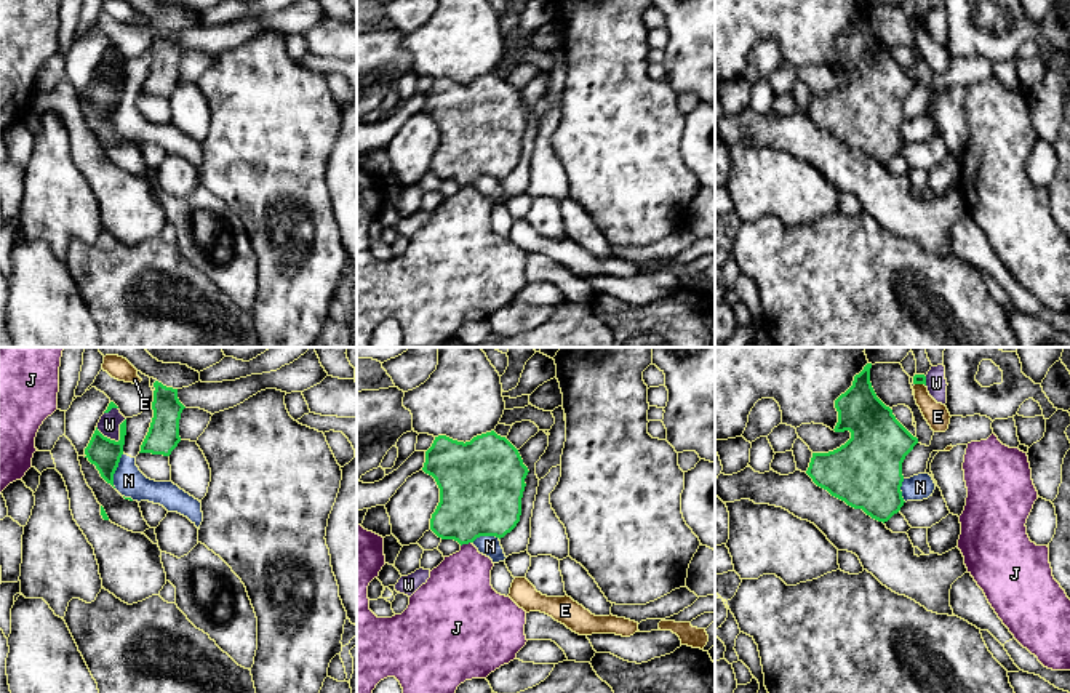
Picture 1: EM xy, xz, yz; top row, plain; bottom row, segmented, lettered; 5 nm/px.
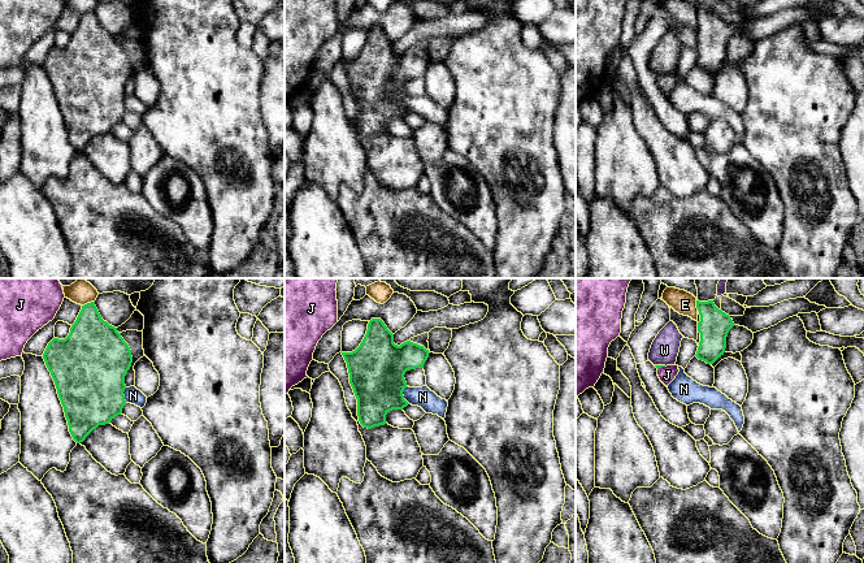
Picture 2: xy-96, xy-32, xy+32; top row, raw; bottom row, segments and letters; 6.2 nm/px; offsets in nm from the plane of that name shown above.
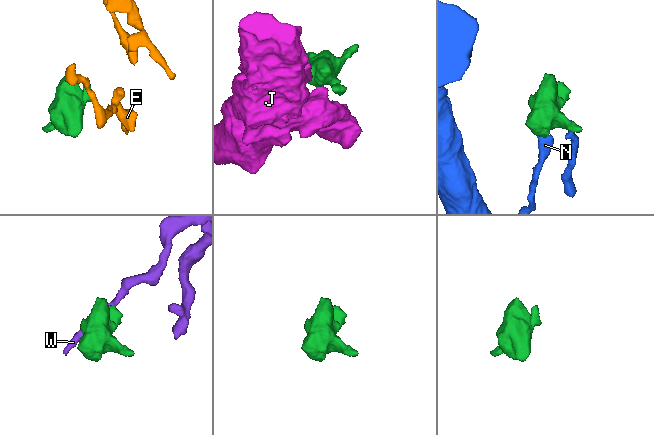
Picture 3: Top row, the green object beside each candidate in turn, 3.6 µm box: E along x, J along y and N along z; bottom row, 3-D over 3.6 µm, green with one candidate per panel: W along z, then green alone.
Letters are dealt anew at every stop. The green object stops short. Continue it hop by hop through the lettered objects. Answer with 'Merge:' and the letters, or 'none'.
Merge: none

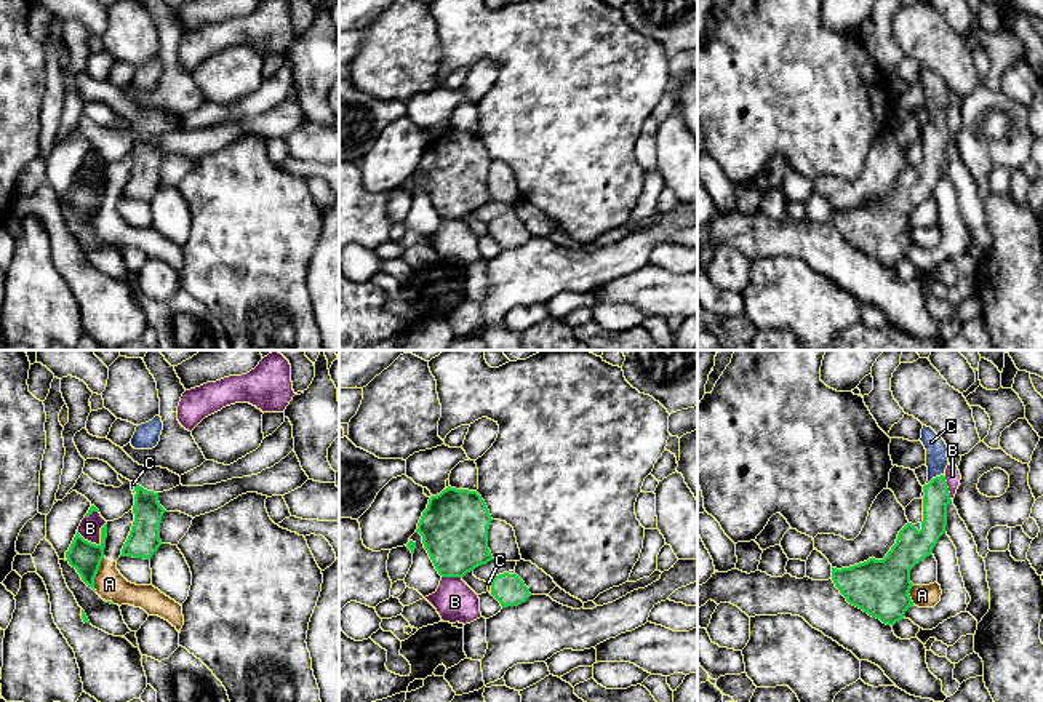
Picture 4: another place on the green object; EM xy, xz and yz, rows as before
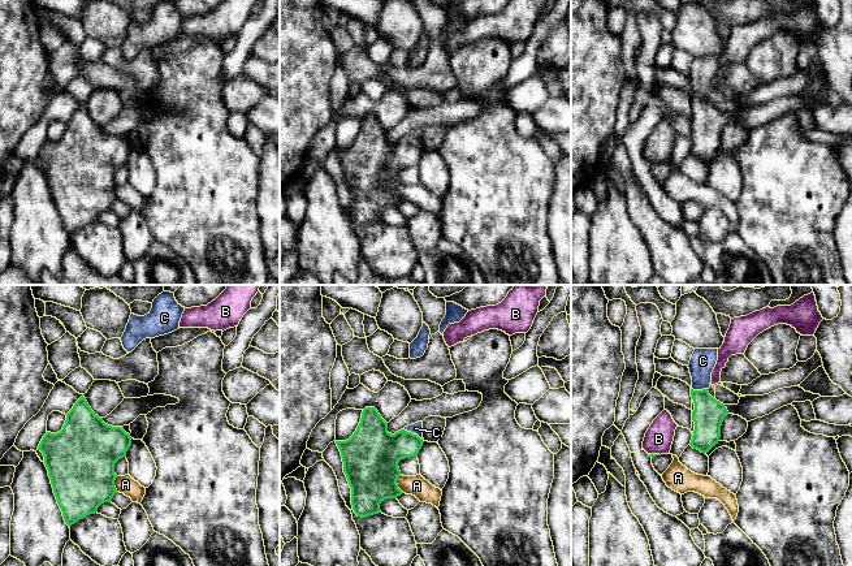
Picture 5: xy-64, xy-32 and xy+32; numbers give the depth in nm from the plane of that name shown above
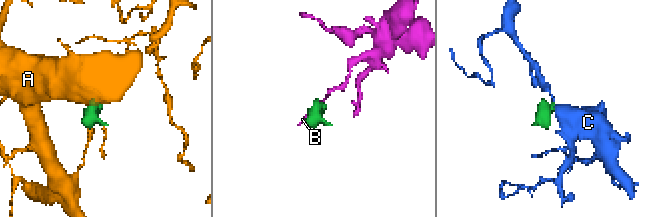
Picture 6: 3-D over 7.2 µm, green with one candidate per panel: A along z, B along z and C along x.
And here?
Merge: C

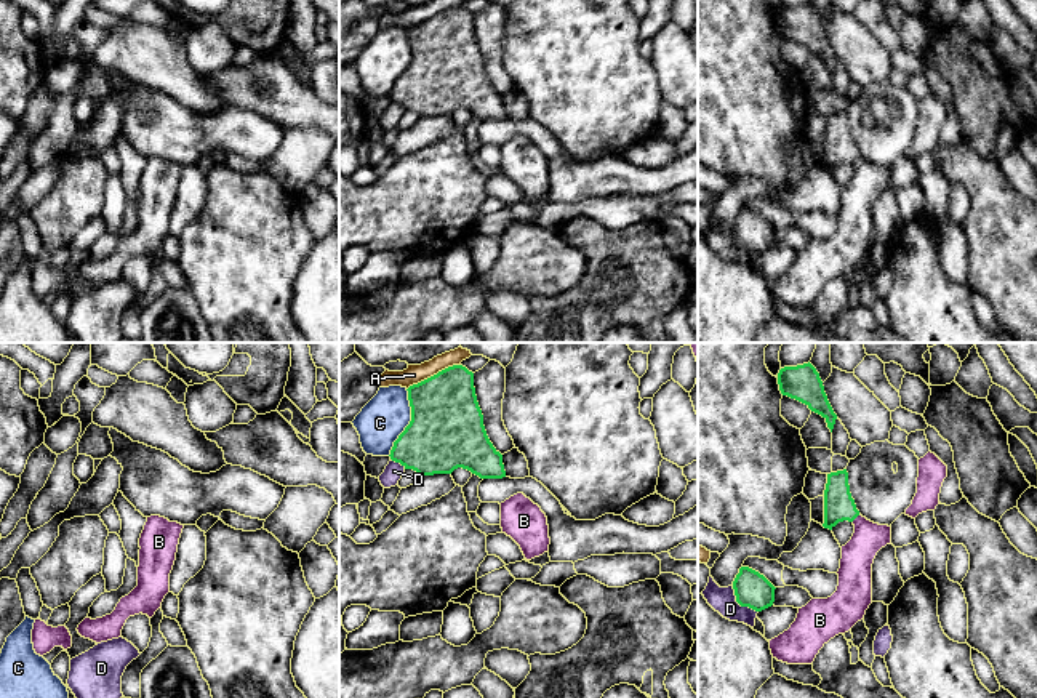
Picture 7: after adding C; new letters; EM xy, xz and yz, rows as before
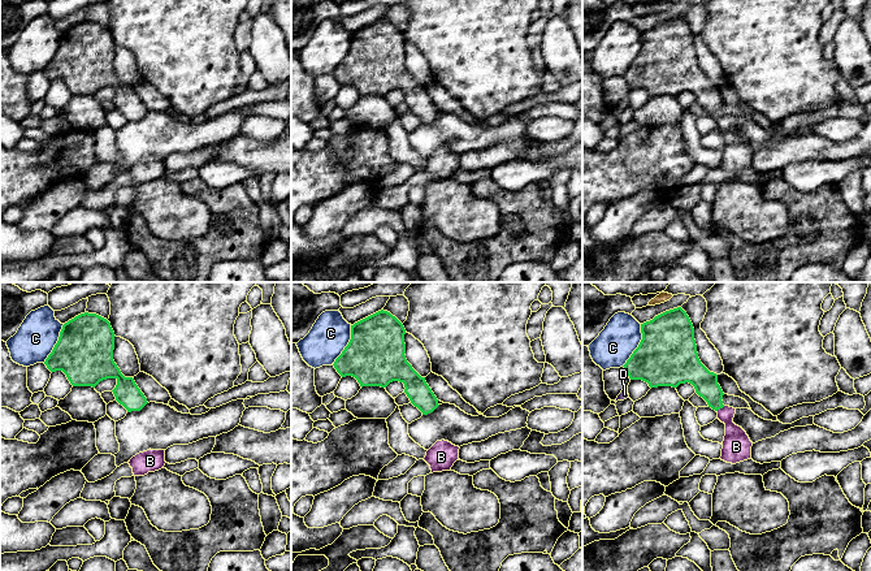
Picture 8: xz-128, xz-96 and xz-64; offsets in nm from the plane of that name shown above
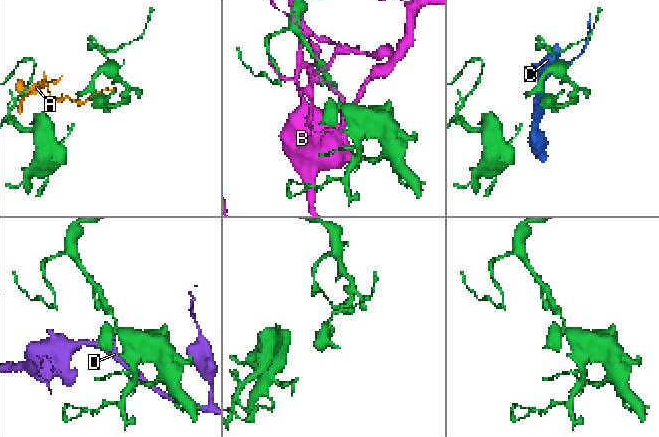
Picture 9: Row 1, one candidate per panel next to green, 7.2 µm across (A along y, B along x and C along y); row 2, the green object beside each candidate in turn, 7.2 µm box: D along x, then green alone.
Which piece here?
Merge: none

